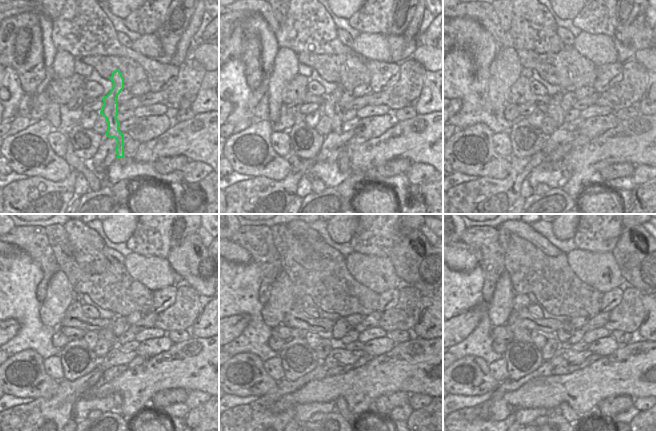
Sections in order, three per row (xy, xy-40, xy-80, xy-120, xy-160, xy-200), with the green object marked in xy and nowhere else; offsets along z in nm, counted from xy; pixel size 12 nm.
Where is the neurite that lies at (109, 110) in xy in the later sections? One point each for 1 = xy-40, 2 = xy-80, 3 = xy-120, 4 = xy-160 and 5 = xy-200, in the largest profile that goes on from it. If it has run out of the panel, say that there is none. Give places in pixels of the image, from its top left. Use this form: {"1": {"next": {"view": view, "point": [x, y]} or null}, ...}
{"1": {"next": {"view": "xy-40", "point": [330, 107]}}, "2": {"next": {"view": "xy-80", "point": [554, 109]}}, "3": {"next": {"view": "xy-120", "point": [107, 333]}}, "4": {"next": {"view": "xy-160", "point": [341, 404]}}, "5": {"next": {"view": "xy-200", "point": [564, 409]}}}

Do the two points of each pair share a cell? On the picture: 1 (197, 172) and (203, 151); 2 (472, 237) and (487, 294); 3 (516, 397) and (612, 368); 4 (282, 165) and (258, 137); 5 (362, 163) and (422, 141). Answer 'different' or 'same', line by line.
1: different
2: same
3: same
4: same
5: same

